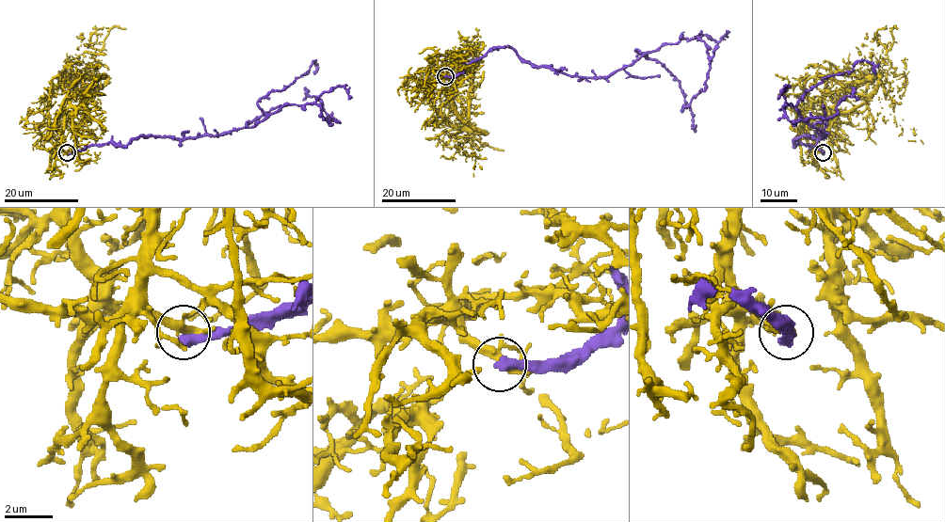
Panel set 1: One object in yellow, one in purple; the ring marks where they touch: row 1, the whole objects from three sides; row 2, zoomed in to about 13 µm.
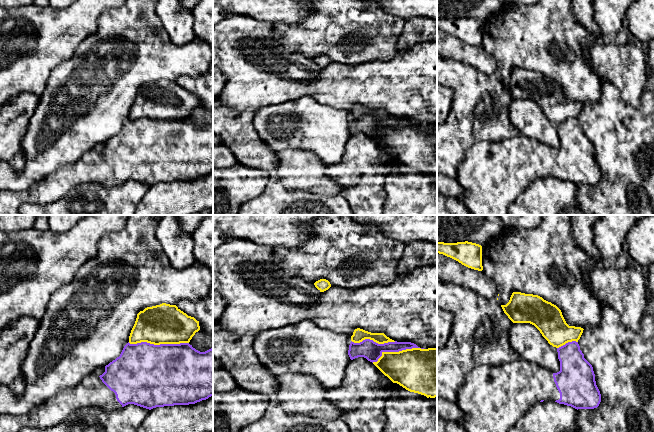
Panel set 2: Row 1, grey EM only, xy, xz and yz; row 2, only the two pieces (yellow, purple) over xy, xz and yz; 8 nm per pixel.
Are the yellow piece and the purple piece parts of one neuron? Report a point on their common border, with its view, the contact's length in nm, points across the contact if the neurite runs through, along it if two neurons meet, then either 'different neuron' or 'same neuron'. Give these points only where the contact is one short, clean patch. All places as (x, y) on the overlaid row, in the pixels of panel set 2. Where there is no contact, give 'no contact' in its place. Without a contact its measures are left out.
contact xy (158, 344); length 480 nm; different neuron

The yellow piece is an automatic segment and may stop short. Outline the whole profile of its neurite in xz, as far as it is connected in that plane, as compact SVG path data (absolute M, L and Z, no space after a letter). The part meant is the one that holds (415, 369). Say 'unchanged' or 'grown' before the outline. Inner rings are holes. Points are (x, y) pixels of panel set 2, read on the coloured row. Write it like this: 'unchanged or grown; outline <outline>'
grown; outline M437 348L382 352L382 356L373 364L393 383L399 384L410 392L426 396L437 410Z

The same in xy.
unchanged; outline M162 303L147 307L137 314L129 336L130 344L147 342L154 345L189 343L200 330L199 321L176 305Z

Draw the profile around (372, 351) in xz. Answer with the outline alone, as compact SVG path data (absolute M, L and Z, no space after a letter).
M365 339L360 343L351 341L349 345L348 355L351 360L364 357L370 362L377 362L383 352L399 352L406 349L420 348L411 342L388 342L378 344L370 339Z

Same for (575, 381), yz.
M568 342L557 348L557 352L560 361L560 371L557 373L523 359L500 366L482 365L474 368L467 374L464 384L458 390L455 404L464 413L464 418L456 422L467 432L509 432L519 418L537 402L555 401L577 410L597 408L601 402L601 394L596 385L593 367L584 358L578 342Z

